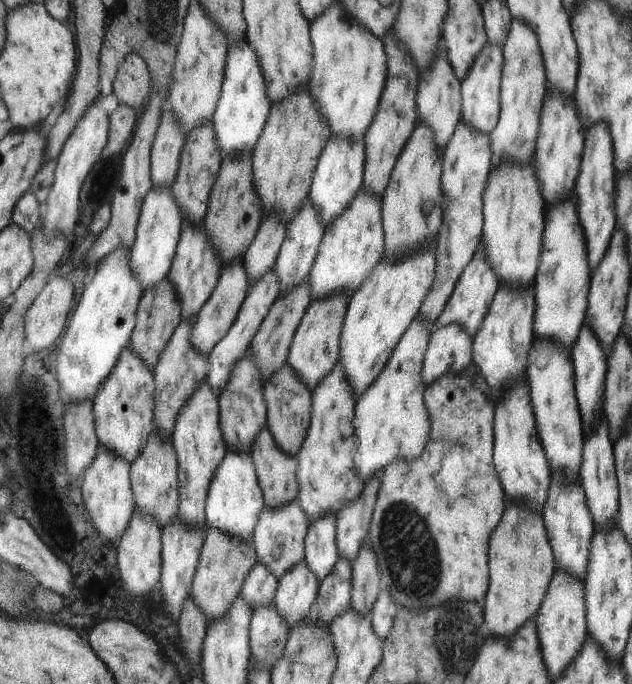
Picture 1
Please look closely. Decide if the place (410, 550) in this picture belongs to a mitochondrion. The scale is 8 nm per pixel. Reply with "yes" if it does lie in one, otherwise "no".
yes

